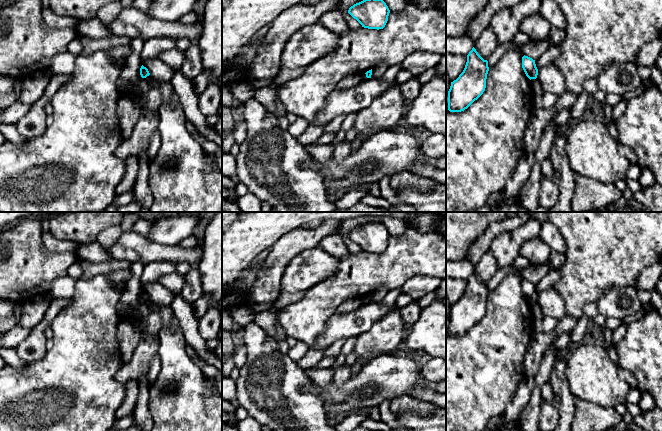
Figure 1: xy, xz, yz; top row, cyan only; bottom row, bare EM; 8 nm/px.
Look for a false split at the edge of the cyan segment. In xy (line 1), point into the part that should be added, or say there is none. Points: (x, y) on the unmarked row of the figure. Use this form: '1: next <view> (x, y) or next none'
1: next none

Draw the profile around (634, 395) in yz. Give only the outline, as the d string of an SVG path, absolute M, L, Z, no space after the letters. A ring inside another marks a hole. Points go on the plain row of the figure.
M631 388L627 394L626 402L638 404L641 399L642 391L639 388Z

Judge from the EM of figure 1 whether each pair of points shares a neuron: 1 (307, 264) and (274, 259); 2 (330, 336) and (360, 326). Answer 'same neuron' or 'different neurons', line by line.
1: different neurons
2: same neuron

